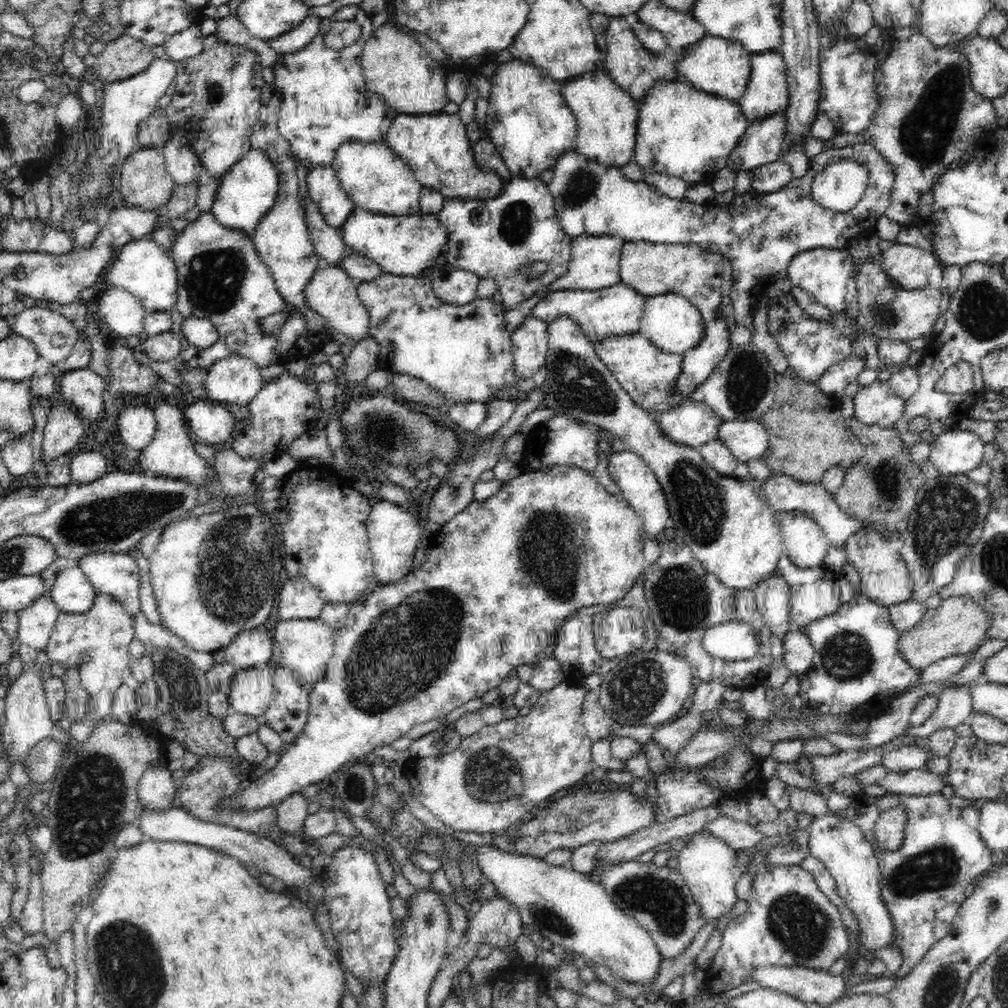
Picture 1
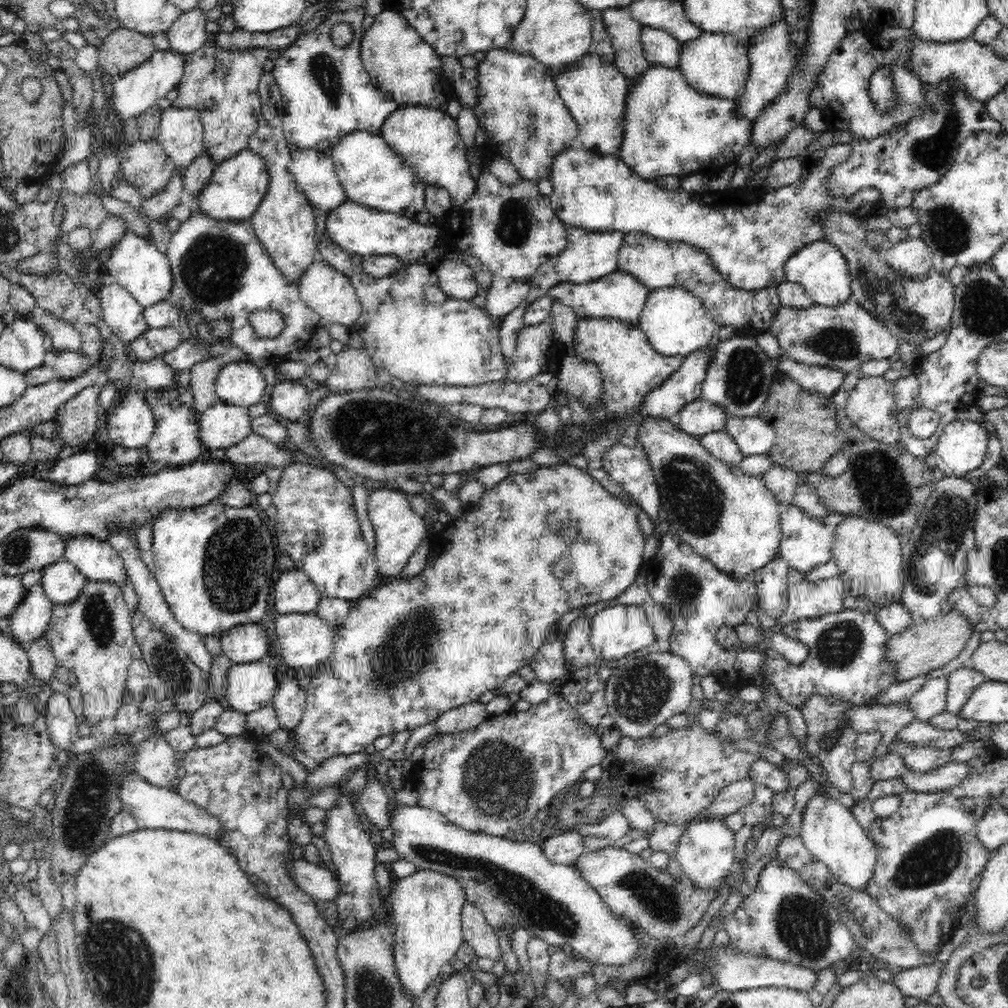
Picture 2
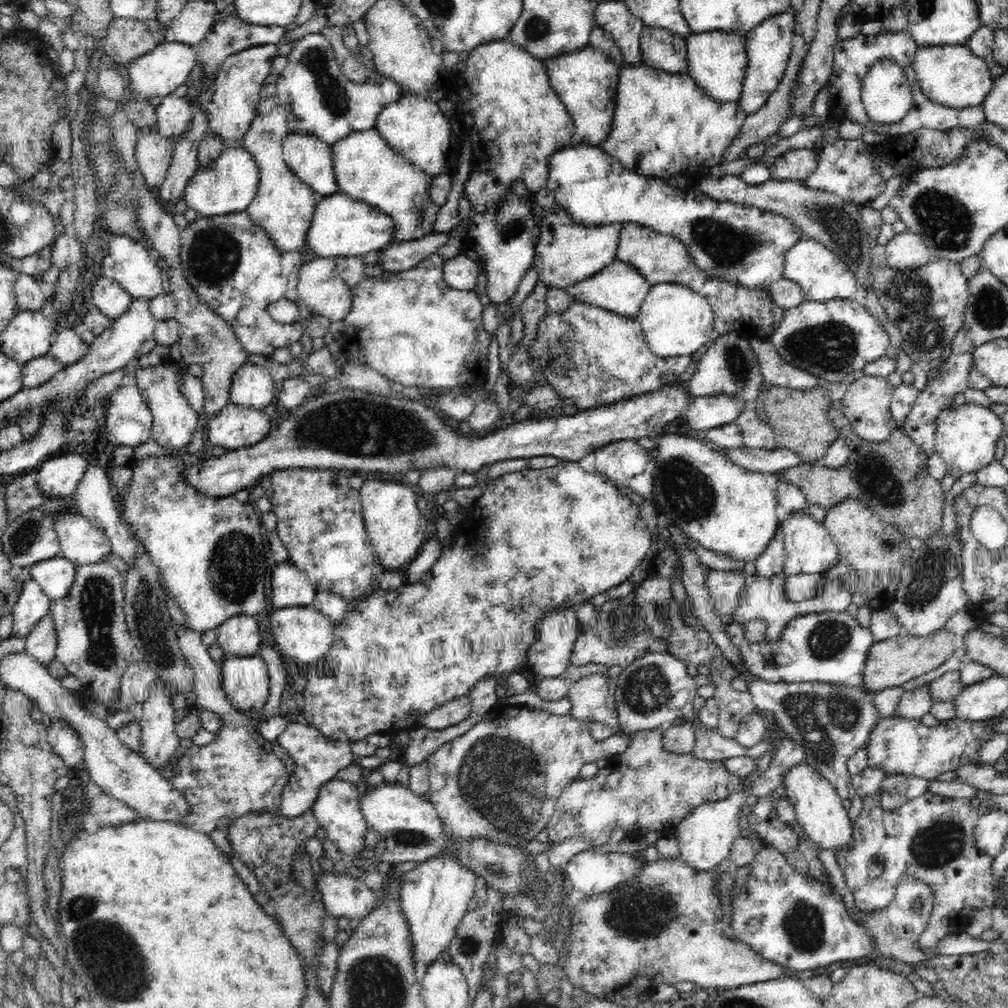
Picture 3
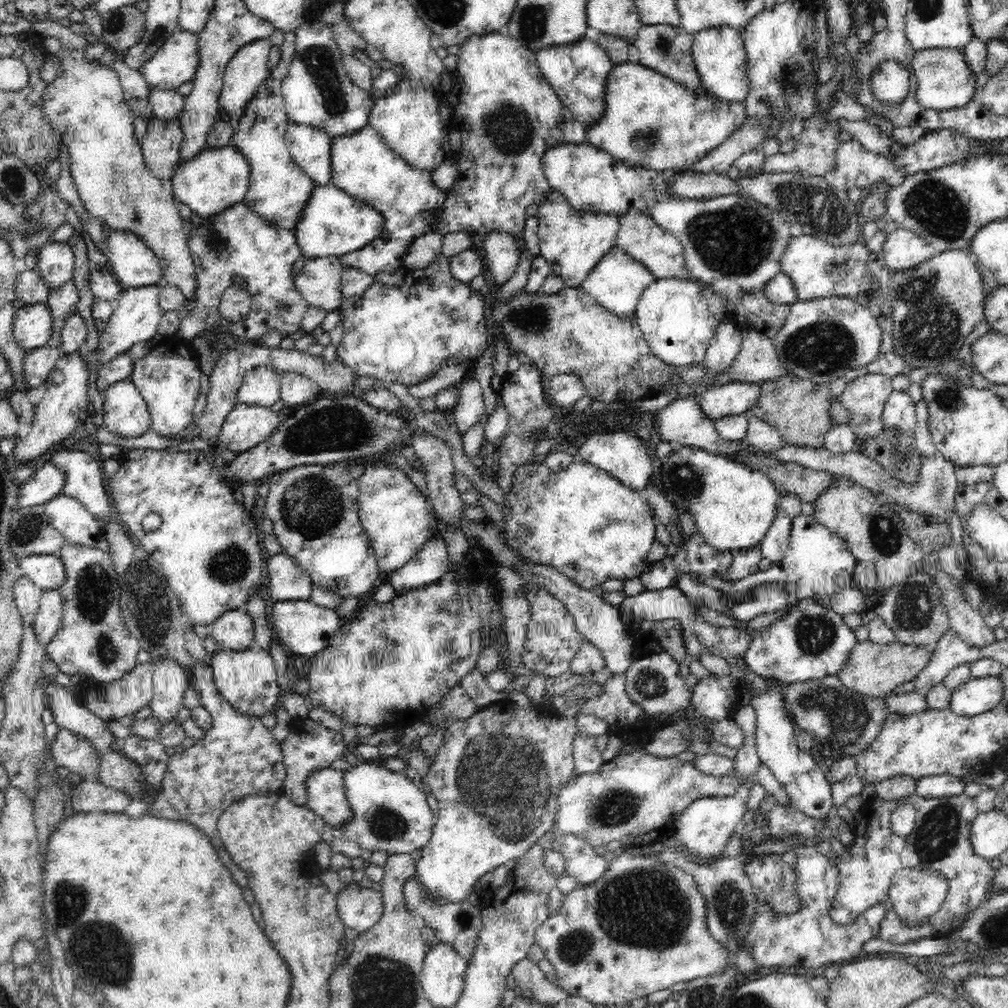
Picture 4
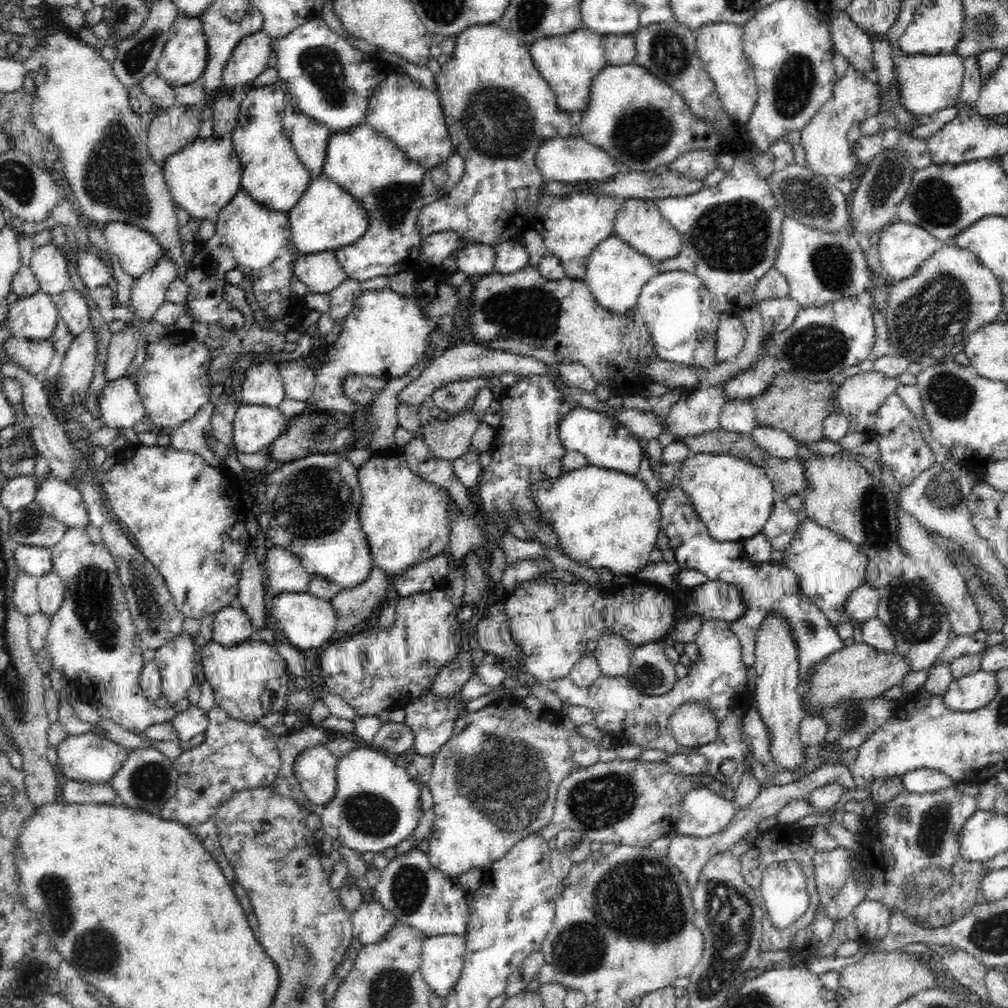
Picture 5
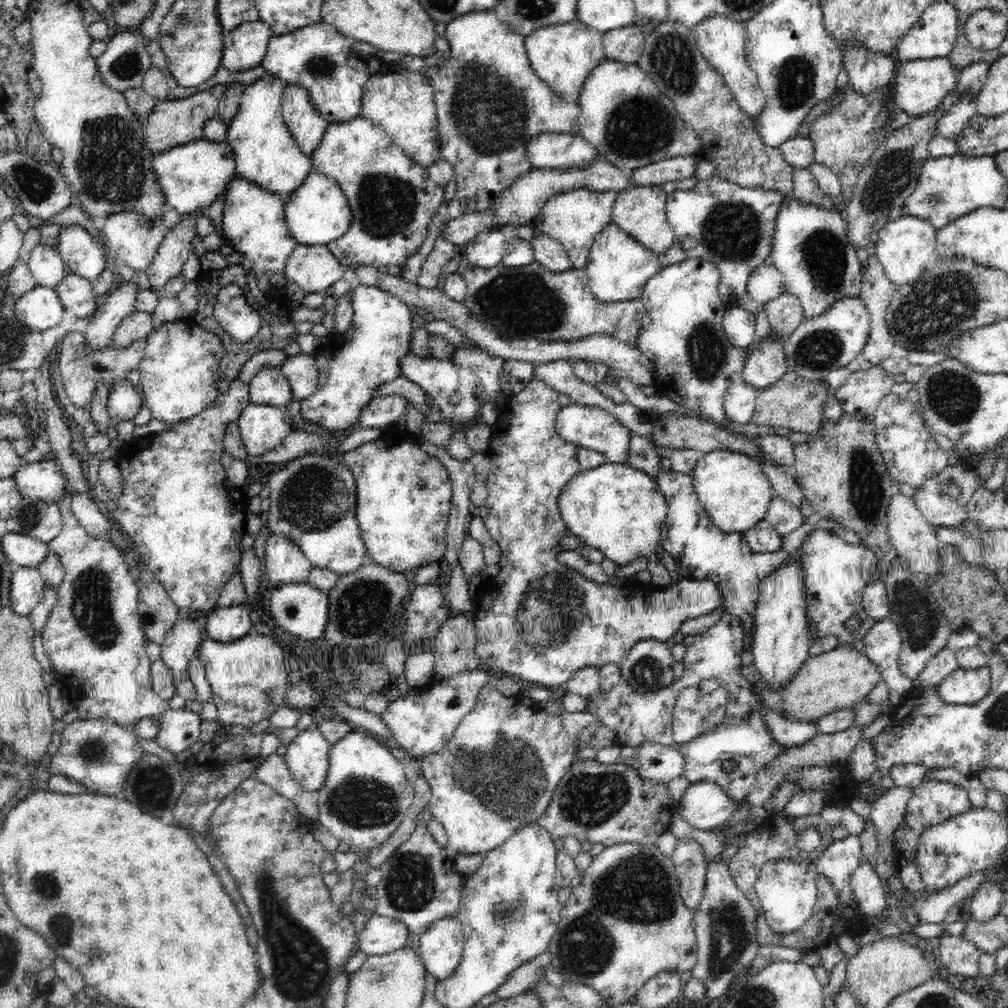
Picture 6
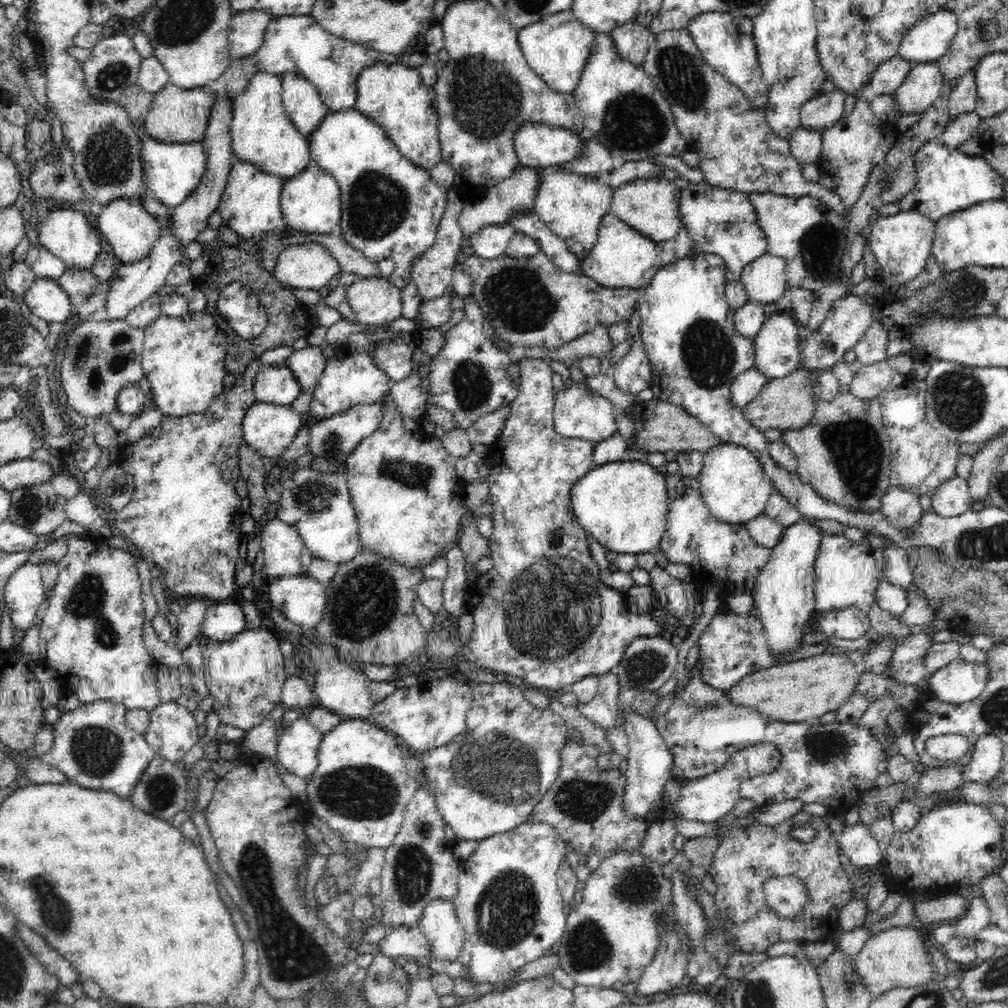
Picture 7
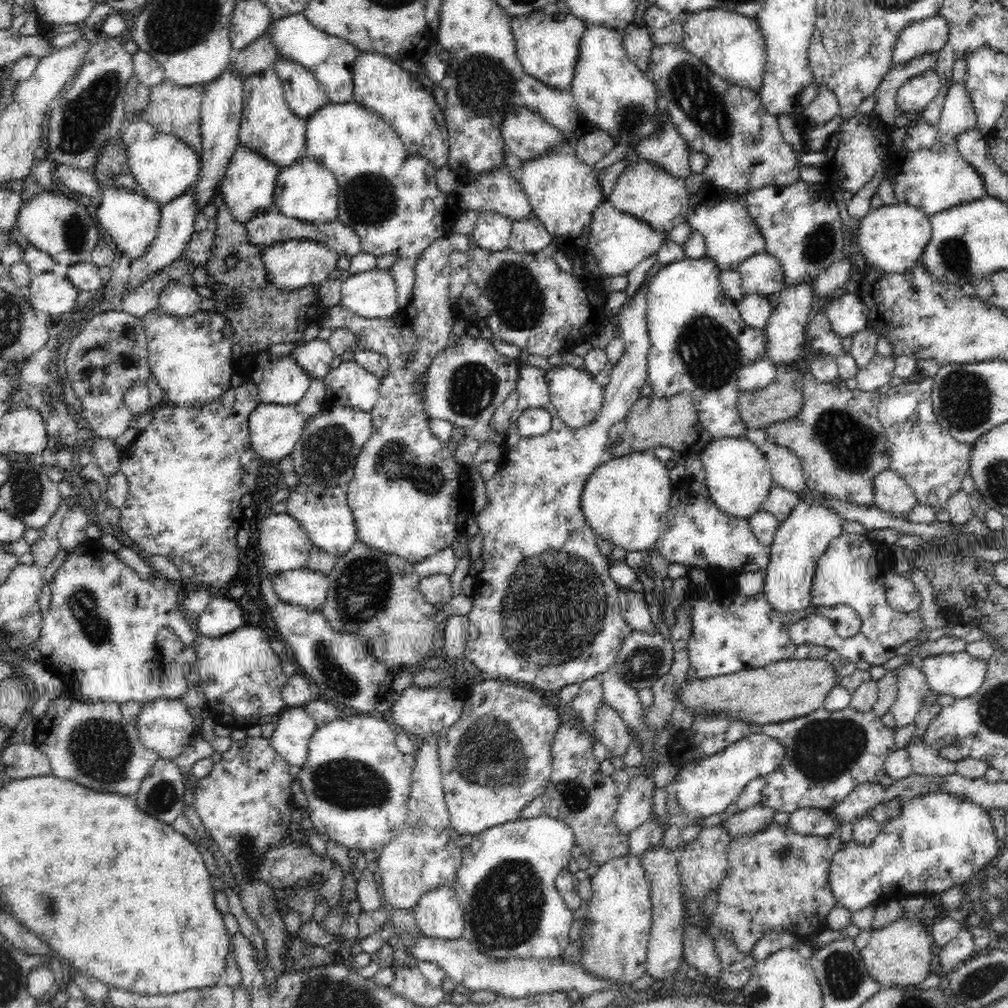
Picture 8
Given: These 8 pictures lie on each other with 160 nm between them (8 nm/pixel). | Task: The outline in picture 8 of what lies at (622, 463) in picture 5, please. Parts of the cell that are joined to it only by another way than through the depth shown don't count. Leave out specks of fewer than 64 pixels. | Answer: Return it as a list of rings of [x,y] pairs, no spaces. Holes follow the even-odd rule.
[[[556,366],[546,371],[546,383],[550,390],[548,399],[554,407],[554,412],[569,428],[584,428],[594,422],[604,404],[603,388],[594,381],[595,376],[586,369],[578,370],[574,366]]]

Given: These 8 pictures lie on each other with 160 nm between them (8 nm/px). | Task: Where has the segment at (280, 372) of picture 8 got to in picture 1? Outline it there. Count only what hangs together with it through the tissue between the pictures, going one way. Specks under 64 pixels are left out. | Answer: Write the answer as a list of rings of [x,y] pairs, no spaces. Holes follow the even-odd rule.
[[[237,355],[214,362],[205,379],[209,399],[235,409],[250,405],[263,388],[260,370],[252,360]]]

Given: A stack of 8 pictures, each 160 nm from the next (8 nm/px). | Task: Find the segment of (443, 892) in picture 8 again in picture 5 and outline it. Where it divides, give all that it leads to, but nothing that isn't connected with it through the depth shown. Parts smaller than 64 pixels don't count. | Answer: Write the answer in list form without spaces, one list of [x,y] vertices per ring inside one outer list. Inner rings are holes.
[[[445,934],[425,937],[421,948],[421,974],[439,997],[454,991],[465,955],[465,936]]]

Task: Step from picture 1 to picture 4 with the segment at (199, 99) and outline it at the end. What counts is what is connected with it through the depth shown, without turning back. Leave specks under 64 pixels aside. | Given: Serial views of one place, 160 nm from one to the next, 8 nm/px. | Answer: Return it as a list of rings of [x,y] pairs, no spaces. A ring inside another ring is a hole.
[[[264,37],[263,39],[245,44],[242,48],[238,49],[238,52],[236,52],[225,68],[223,87],[220,98],[218,98],[218,108],[219,111],[224,113],[224,118],[222,119],[230,121],[234,128],[238,126],[239,120],[245,111],[246,104],[254,98],[255,92],[262,84],[262,81],[270,76],[266,62],[268,62],[271,48],[270,37]]]

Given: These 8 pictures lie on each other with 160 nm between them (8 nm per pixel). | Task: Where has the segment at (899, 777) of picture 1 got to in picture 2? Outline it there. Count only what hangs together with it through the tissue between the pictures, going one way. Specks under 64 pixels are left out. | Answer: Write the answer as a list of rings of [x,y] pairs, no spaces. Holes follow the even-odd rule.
[[[950,761],[930,772],[912,772],[903,770],[898,776],[903,778],[907,788],[919,792],[944,792],[960,784],[964,778],[970,778],[972,769],[965,762]]]

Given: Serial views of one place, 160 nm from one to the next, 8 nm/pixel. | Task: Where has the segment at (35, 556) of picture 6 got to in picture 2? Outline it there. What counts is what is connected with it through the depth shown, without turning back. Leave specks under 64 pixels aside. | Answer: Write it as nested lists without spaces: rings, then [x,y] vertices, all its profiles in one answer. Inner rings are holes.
[[[62,559],[42,570],[41,585],[53,604],[70,604],[78,598],[87,579],[78,568]]]

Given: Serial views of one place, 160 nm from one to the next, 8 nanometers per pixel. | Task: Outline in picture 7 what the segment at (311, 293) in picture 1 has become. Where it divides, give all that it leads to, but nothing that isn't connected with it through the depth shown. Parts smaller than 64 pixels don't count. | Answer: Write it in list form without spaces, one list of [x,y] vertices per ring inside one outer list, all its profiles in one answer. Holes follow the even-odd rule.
[[[318,243],[286,247],[276,261],[273,278],[285,287],[319,290],[341,270],[332,253]]]

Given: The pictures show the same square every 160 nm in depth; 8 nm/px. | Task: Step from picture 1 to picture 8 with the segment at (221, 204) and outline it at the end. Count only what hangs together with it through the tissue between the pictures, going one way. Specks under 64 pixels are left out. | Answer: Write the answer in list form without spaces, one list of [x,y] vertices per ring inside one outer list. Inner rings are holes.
[[[138,111],[128,116],[130,125],[127,131],[118,137],[126,149],[130,175],[137,182],[139,191],[146,197],[160,204],[168,204],[198,180],[201,159],[190,149],[189,144],[183,143],[174,135],[156,130],[148,121],[145,111]]]

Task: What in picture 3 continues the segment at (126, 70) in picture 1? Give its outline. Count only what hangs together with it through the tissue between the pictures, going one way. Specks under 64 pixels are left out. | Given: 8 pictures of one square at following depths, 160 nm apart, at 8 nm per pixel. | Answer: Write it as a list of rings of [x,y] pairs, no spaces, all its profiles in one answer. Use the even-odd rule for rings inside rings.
[[[114,17],[106,38],[98,44],[112,64],[125,64],[132,58],[141,57],[156,47],[156,41],[148,26],[140,20]]]

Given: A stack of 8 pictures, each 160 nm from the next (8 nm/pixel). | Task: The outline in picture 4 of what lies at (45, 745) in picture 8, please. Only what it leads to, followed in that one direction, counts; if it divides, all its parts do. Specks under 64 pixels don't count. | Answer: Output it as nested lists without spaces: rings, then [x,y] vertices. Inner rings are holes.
[[[60,727],[51,746],[51,755],[57,766],[68,768],[83,780],[98,778],[100,757],[96,747],[86,737]]]

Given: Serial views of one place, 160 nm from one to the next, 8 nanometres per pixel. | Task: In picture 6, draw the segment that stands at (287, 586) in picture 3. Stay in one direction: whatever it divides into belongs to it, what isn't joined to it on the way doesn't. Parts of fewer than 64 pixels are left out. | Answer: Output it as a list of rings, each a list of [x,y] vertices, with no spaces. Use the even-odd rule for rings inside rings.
[[[274,531],[269,534],[265,546],[264,566],[270,582],[278,586],[306,581],[313,566],[302,553],[302,549],[290,540],[290,537]]]

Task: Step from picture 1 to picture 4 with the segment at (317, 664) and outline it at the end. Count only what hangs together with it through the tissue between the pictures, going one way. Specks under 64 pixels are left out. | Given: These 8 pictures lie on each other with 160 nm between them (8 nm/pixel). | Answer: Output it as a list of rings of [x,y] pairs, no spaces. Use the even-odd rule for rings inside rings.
[[[310,600],[275,602],[272,618],[274,620],[271,626],[273,632],[278,634],[277,638],[280,638],[282,644],[286,644],[292,652],[302,656],[314,656],[326,648],[330,644],[330,638],[343,622],[336,610],[314,604]]]

